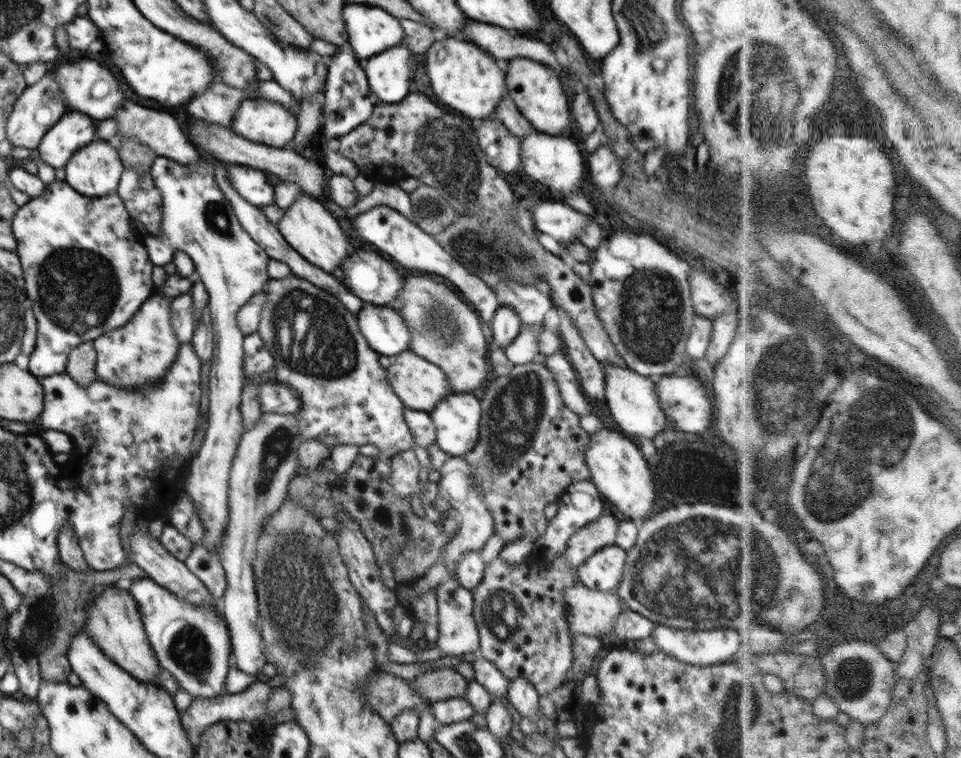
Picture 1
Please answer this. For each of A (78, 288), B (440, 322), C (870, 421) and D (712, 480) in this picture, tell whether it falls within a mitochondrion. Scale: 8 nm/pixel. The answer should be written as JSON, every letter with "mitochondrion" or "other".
{"A":"mitochondrion","B":"mitochondrion","C":"mitochondrion","D":"other"}

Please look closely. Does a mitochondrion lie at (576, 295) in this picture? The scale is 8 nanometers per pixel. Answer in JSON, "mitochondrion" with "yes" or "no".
{"mitochondrion":"no"}

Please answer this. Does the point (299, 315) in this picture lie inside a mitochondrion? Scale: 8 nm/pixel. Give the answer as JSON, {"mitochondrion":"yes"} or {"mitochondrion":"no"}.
{"mitochondrion":"yes"}

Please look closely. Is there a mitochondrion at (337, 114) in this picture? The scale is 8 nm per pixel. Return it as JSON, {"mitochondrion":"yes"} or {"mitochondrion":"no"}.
{"mitochondrion":"no"}

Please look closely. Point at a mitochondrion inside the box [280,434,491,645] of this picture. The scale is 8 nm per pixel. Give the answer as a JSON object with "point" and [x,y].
{"point":[359,480]}

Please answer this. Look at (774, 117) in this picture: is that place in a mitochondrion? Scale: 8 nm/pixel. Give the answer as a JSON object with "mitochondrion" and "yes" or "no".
{"mitochondrion":"yes"}

